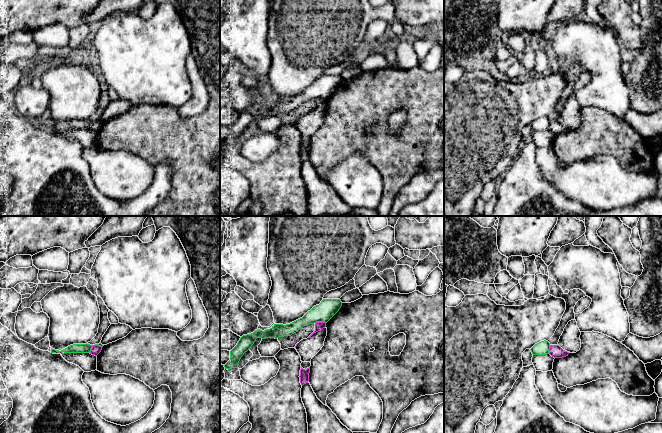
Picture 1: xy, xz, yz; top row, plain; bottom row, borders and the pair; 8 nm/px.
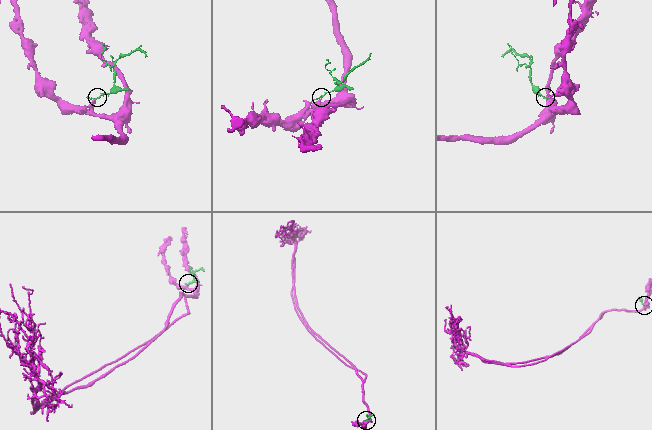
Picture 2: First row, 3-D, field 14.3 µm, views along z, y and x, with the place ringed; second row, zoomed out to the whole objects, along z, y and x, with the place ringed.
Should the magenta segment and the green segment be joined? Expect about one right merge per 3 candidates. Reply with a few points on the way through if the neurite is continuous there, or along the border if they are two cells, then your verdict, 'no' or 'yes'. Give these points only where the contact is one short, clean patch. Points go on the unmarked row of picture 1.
border along xz (325, 98), (315, 99); no

